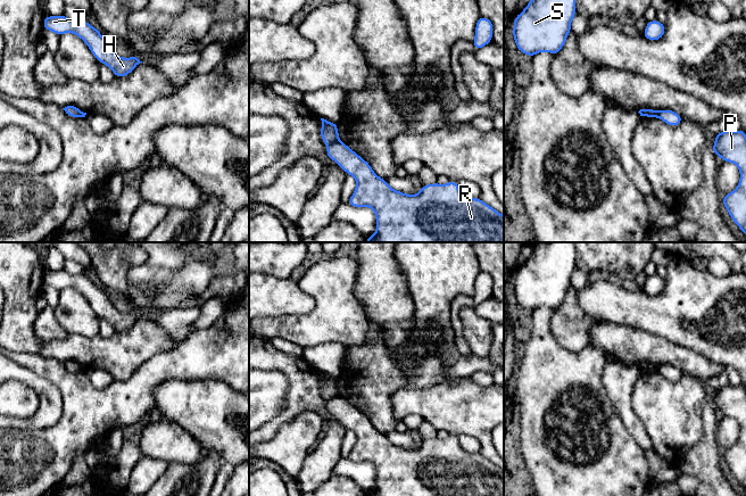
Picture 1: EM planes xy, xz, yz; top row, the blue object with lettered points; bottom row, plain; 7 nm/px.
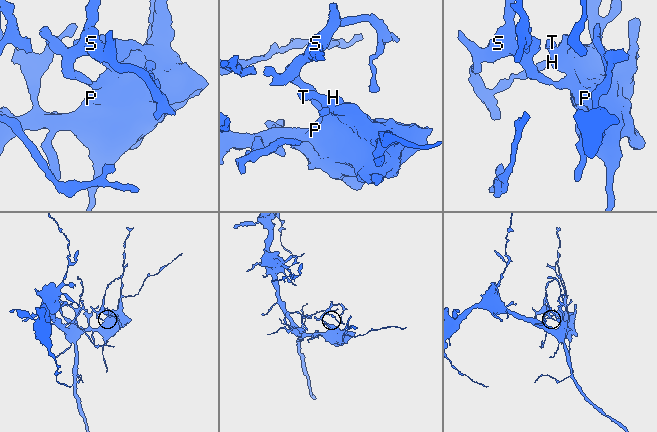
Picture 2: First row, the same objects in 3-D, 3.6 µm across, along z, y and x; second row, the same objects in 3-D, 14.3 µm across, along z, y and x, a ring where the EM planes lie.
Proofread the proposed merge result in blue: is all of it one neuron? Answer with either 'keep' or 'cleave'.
cleave

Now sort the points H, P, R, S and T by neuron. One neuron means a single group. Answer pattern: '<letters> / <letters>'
H P R T / S

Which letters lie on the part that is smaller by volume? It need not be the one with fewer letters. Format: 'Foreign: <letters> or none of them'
Foreign: S

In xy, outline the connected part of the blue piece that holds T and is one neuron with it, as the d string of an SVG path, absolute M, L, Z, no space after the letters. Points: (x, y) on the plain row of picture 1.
M65 270L45 271L43 283L61 290L74 288L89 301L99 319L106 319L115 329L115 332L129 330L140 317L136 312L123 313L117 311L109 297L100 289L99 284L85 275L72 275Z

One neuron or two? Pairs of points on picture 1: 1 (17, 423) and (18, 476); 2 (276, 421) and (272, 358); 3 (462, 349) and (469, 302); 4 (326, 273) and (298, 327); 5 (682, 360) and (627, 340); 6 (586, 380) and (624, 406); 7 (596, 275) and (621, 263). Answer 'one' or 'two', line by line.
1: two
2: one
3: one
4: one
5: one
6: two
7: two

